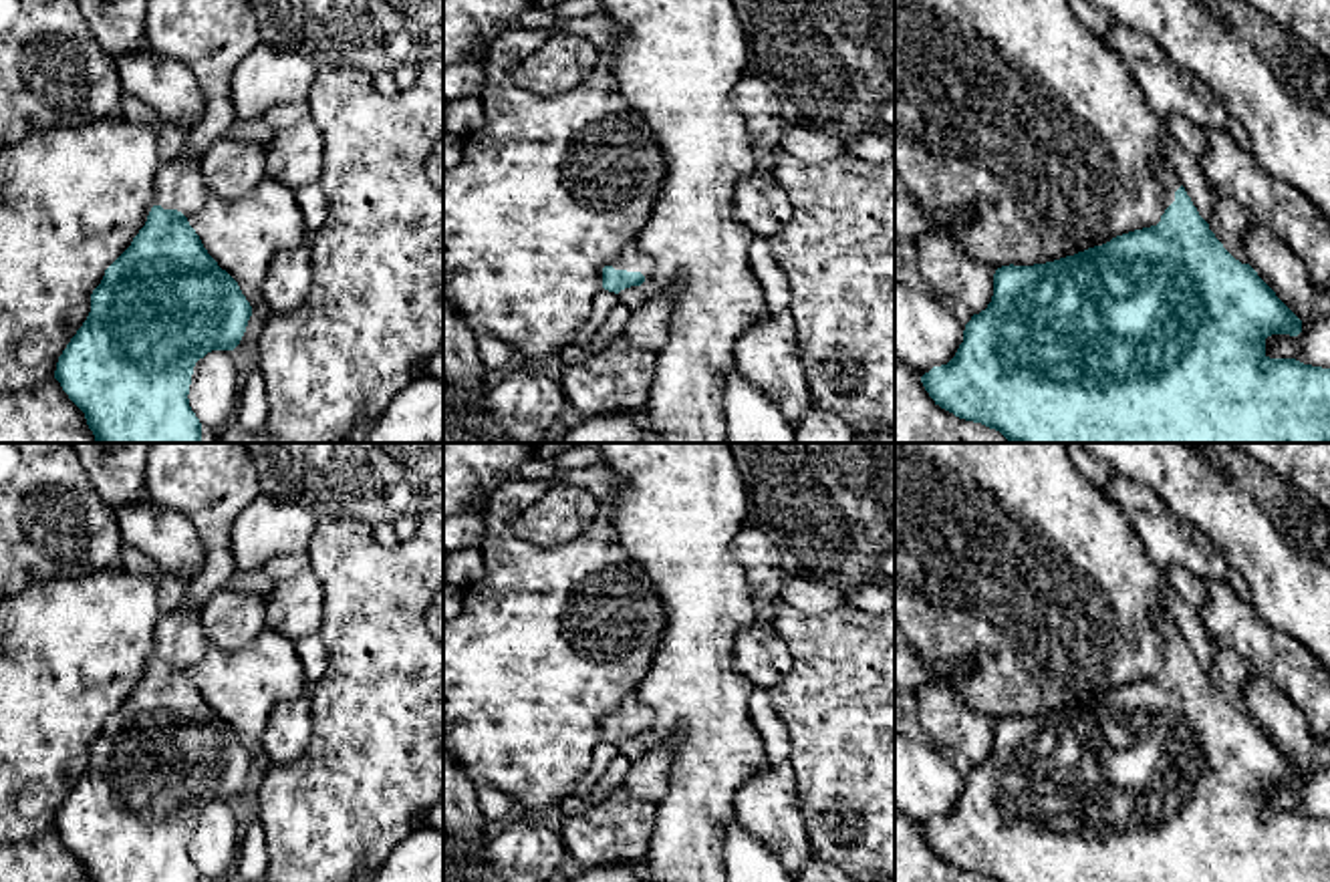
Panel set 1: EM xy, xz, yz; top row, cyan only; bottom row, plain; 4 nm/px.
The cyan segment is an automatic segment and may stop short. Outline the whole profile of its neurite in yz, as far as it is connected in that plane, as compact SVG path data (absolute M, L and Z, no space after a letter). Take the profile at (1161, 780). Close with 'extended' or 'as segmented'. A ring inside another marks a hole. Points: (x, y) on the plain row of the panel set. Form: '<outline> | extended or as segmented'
M1155 612L1153 624L1165 652L1165 665L1157 677L1116 687L1102 697L1054 713L1034 717L1010 715L995 721L991 753L965 775L963 793L955 807L921 828L935 856L959 870L981 874L995 882L1330 882L1330 820L1304 816L1296 810L1270 810L1266 805L1268 787L1298 787L1302 771L1249 715L1241 715L1223 699L1169 614Z | extended

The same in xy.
M179 604L159 616L155 654L145 677L105 721L101 735L91 745L87 771L58 807L54 830L85 864L91 882L202 882L187 850L193 818L212 801L234 801L252 767L252 757L238 733L218 717L187 673L210 646L200 612L189 612Z | extended

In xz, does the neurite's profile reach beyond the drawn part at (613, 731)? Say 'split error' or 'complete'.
split error

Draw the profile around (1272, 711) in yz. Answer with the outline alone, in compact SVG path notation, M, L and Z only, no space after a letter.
M1259 673L1241 689L1249 717L1276 747L1304 773L1318 773L1330 765L1330 739L1312 735L1302 711Z

